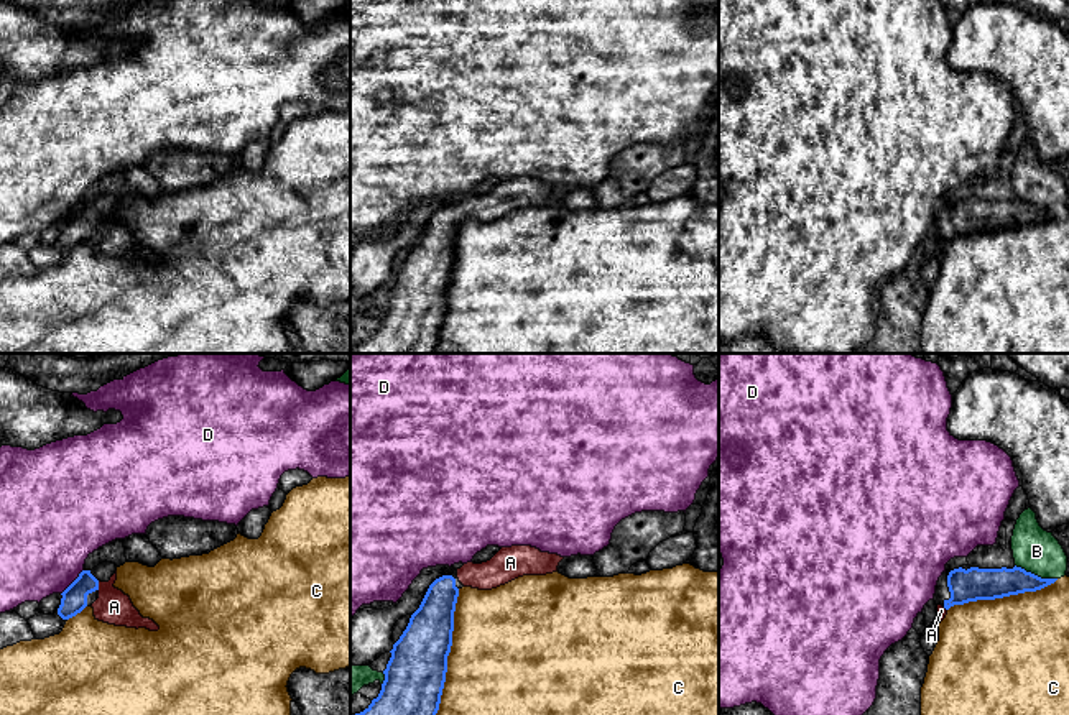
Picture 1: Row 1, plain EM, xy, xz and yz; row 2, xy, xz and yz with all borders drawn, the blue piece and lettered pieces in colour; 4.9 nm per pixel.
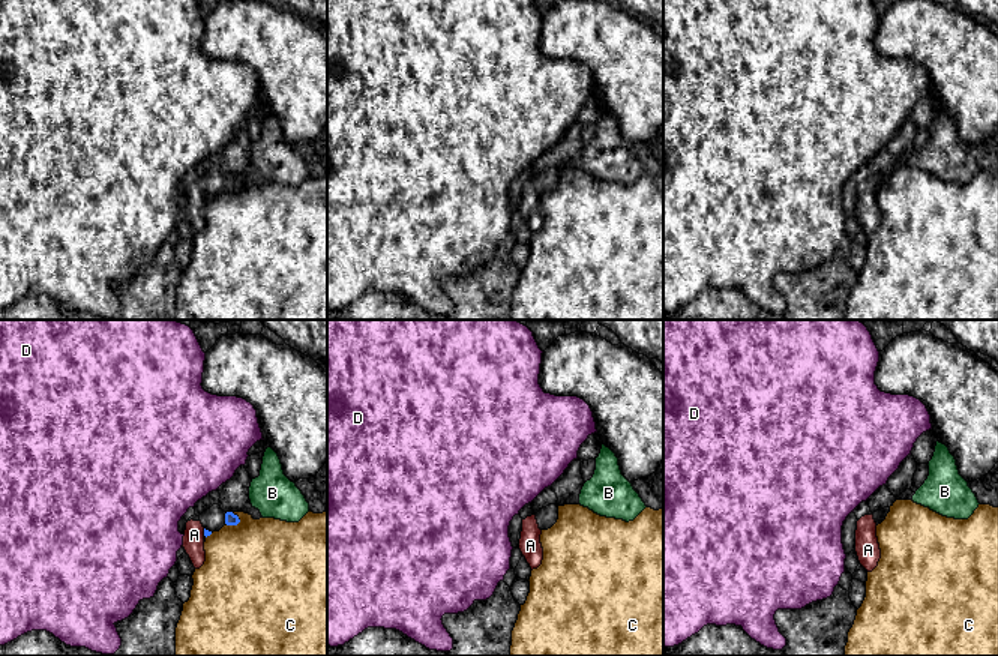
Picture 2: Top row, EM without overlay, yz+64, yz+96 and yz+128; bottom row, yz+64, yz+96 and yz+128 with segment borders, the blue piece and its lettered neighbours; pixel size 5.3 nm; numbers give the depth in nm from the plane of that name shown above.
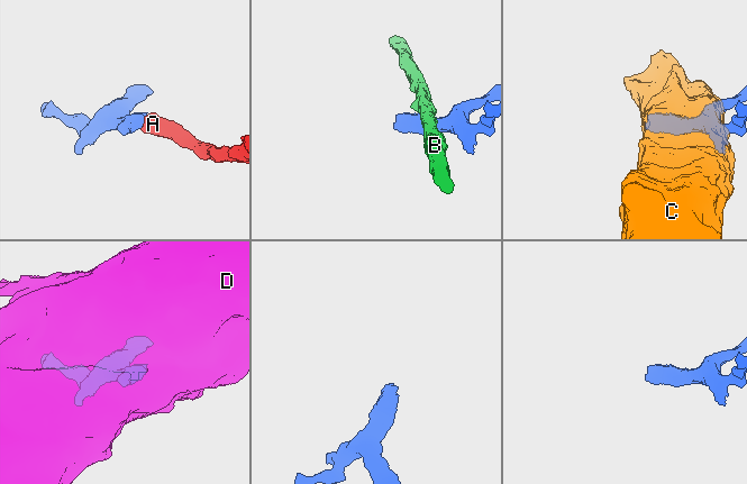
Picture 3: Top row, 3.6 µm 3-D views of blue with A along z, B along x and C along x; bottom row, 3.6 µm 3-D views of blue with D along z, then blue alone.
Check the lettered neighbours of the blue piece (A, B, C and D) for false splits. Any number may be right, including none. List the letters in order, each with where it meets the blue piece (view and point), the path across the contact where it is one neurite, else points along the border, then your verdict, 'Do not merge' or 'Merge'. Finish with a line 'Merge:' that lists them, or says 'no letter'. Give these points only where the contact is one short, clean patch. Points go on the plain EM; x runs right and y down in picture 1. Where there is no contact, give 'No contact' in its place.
A: Touches blue at xy (97, 217). Path across: xy (74, 230), (87, 217), (97, 217), (114, 239). Merge
B: Touches blue at yz (1036, 207). Do not merge
C: Touches blue at xz (448, 286). Do not merge
D: Touches blue at xy (73, 214). Boundary: xy (83, 201), (61, 226). Do not merge
Merge: A

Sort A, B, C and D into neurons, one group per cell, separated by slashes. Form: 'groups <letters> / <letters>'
groups A / B / C / D

